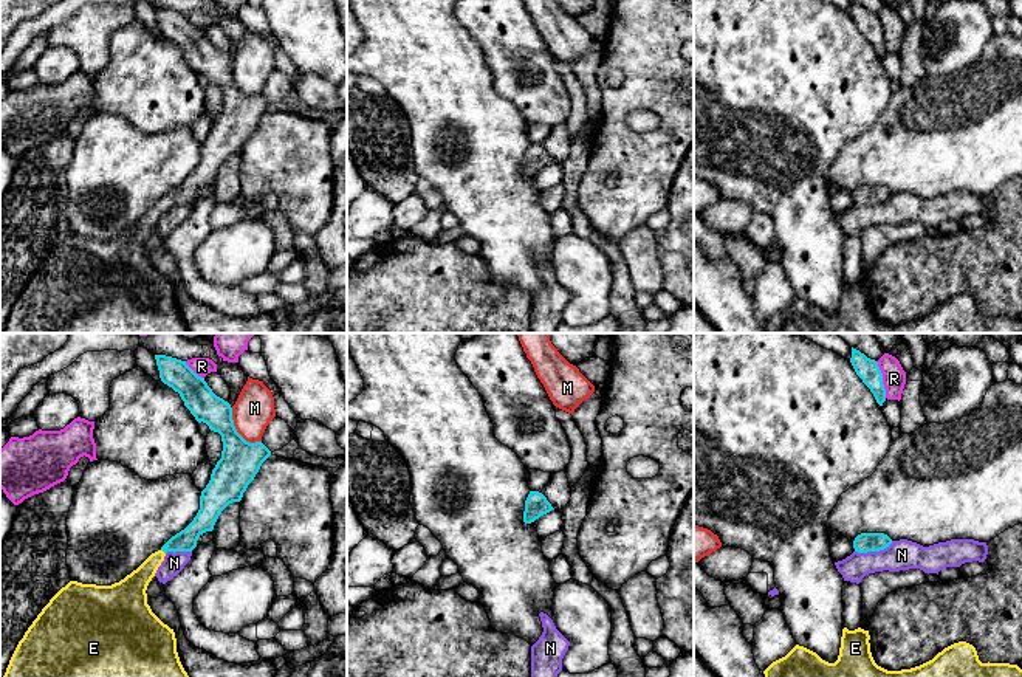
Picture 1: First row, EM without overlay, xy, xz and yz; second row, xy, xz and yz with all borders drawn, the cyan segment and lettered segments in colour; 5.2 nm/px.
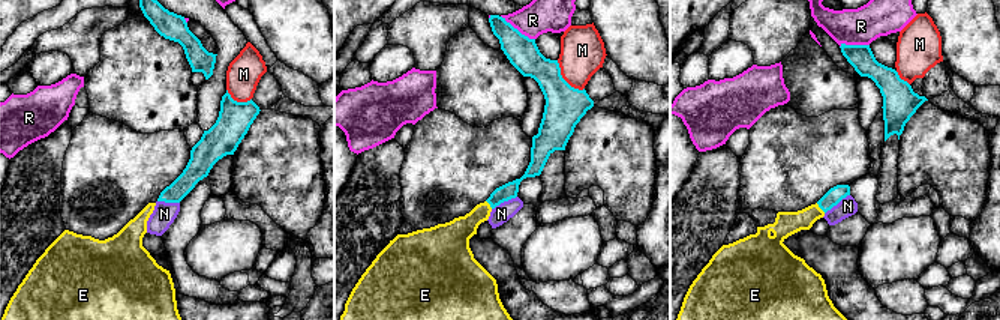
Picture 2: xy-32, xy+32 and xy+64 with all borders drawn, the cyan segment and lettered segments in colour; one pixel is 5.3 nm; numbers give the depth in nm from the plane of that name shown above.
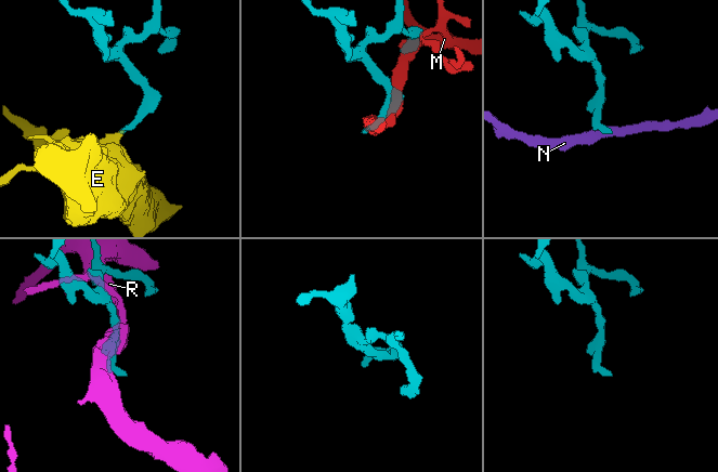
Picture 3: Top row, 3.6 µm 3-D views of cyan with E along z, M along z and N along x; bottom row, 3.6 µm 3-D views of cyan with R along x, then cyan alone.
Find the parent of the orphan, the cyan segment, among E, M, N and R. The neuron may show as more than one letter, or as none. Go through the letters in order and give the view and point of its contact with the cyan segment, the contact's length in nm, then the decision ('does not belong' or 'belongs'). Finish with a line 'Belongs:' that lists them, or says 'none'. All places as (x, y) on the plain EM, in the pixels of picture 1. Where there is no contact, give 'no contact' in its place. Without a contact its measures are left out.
E: contact xy (163, 203); length 40 nm; belongs
M: contact xy (236, 84); length 240 nm; does not belong
N: contact yz (874, 203); length 200 nm; does not belong
R: contact yz (881, 33); length 200 nm; does not belong
Belongs: E

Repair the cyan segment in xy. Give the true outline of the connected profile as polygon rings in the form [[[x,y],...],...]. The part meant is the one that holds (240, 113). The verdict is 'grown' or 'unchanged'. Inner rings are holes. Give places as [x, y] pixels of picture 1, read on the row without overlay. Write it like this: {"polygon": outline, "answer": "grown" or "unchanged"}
{"polygon": [[[155,8],[155,12],[161,34],[180,46],[198,76],[206,76],[211,84],[221,88],[221,112],[201,144],[200,163],[184,183],[119,235],[96,239],[70,234],[62,240],[19,294],[2,333],[190,333],[180,314],[173,282],[147,257],[147,239],[167,204],[192,204],[198,191],[214,183],[221,164],[229,156],[242,153],[271,104],[262,95],[246,95],[237,85],[231,57],[217,50],[186,14],[166,8]]], "answer": "grown"}

